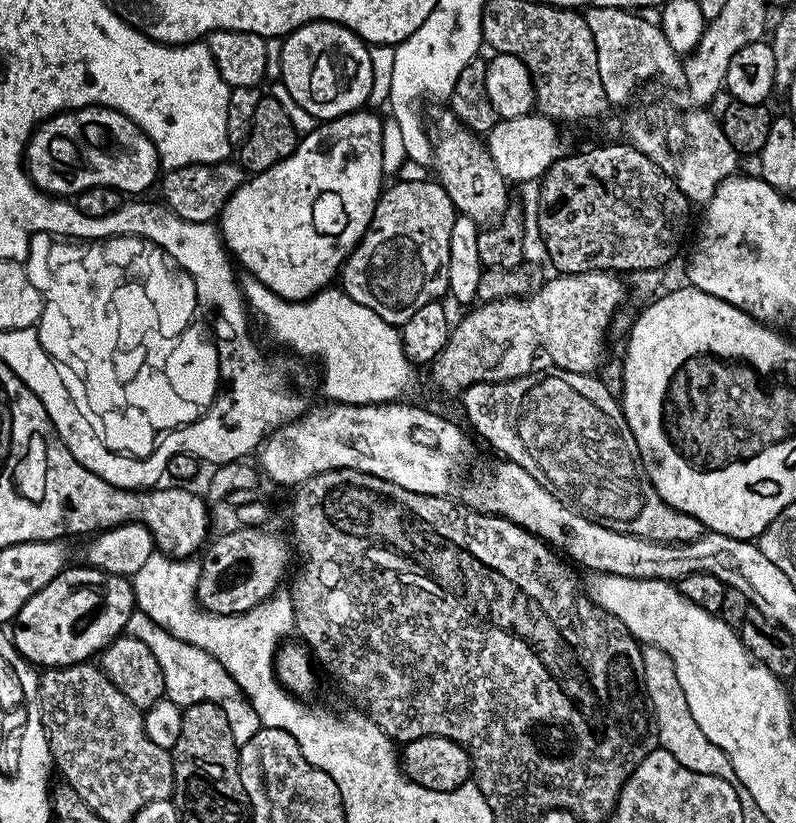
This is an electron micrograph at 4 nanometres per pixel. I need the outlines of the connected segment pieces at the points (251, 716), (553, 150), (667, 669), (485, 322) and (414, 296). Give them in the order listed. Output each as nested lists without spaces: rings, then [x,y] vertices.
[[[133,610],[128,618],[127,635],[138,638],[150,646],[150,654],[158,658],[158,666],[162,666],[164,691],[166,698],[181,708],[197,704],[205,700],[216,704],[226,714],[226,722],[232,731],[234,742],[239,746],[250,742],[254,734],[262,726],[258,714],[254,714],[252,703],[244,696],[244,691],[230,678],[230,674],[213,656],[209,656],[198,646],[182,642],[174,638],[165,628],[153,622],[145,612]]]
[[[539,114],[497,119],[495,126],[486,133],[486,147],[505,181],[539,180],[555,160],[565,155],[566,148],[560,145],[559,130],[557,121]]]
[[[645,647],[642,651],[644,667],[644,691],[650,705],[650,716],[654,721],[654,732],[660,735],[659,747],[665,748],[682,766],[694,770],[698,774],[714,774],[723,780],[732,780],[732,767],[716,746],[710,743],[706,734],[698,730],[698,722],[690,714],[690,706],[686,706],[686,694],[682,694],[682,686],[678,686],[678,678],[674,674],[674,664],[662,650]]]
[[[572,272],[549,277],[540,290],[528,296],[498,299],[479,303],[449,331],[446,346],[430,365],[435,388],[456,397],[476,384],[493,384],[527,376],[533,371],[533,362],[544,352],[553,367],[570,373],[593,373],[604,358],[606,326],[624,300],[624,284],[615,273]]]
[[[435,179],[390,184],[381,191],[370,226],[349,254],[338,280],[354,302],[374,310],[387,324],[402,326],[414,310],[448,292],[450,230],[454,230],[458,213]]]

